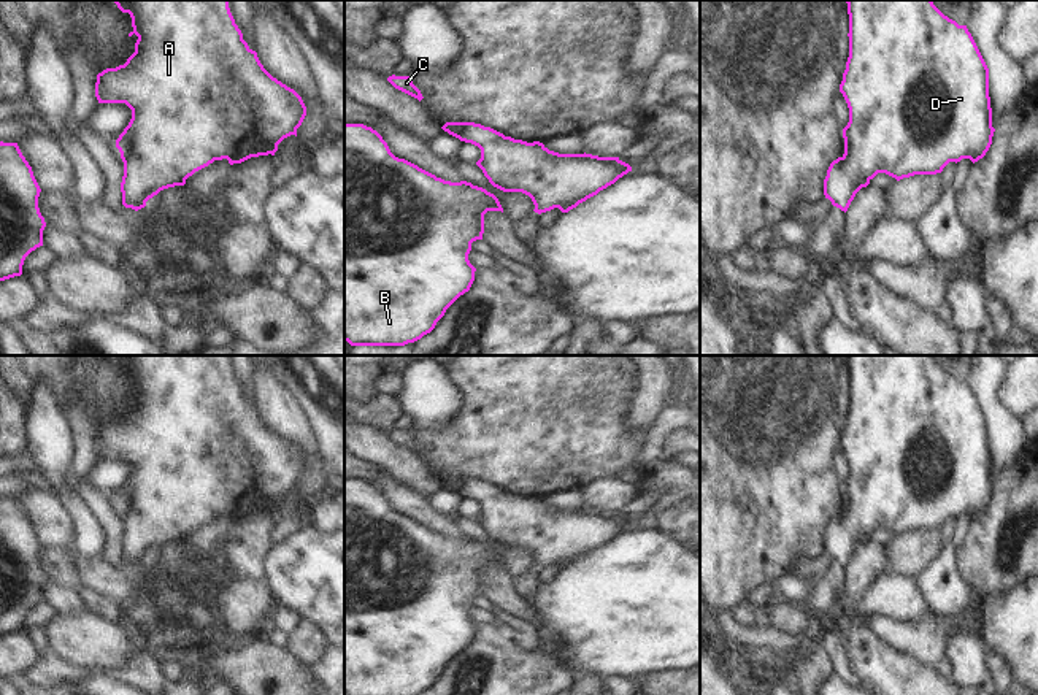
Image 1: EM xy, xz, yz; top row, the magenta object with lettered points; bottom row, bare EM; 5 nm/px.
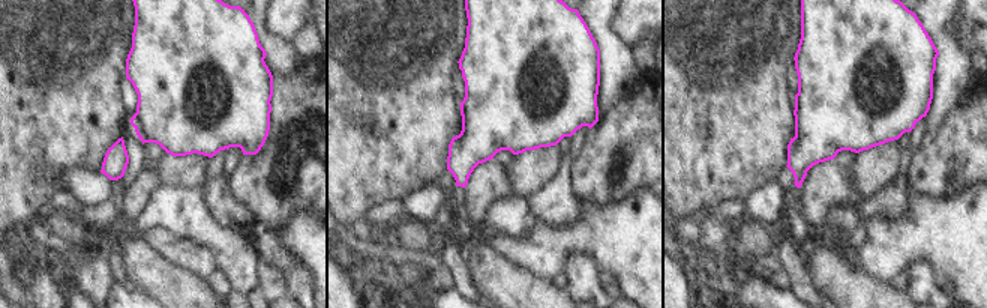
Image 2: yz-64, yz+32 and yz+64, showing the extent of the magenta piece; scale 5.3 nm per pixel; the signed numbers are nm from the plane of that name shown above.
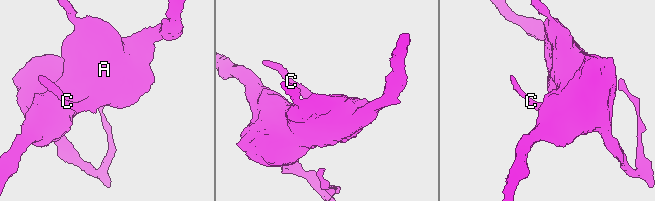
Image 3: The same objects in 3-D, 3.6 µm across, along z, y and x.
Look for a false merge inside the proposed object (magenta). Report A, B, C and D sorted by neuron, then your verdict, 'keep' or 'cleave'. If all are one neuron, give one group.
A B C D | keep

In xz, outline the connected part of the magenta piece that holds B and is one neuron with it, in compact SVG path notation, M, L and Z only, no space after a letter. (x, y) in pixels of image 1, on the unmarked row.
M344 479L344 695L421 695L430 689L446 665L465 647L475 636L476 624L470 619L468 609L471 598L482 595L484 570L487 566L502 566L498 554L482 543L471 538L451 538L419 524L417 520L395 513L383 492L363 479Z

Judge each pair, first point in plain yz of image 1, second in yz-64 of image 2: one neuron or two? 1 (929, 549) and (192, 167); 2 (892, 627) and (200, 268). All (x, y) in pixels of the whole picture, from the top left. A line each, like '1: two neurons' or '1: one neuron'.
1: one neuron
2: one neuron

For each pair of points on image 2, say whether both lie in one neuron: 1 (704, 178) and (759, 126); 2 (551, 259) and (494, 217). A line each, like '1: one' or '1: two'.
1: one
2: two

